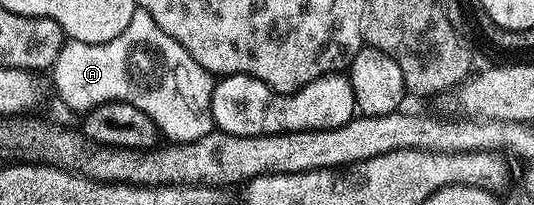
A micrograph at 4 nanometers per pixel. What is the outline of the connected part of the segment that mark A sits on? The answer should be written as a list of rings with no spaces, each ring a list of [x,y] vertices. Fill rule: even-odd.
[[[73,40],[63,41],[60,48],[60,56],[56,56],[52,67],[54,84],[62,93],[62,98],[70,110],[85,112],[105,102],[123,102],[133,104],[140,108],[140,112],[148,112],[152,120],[156,120],[158,131],[163,139],[171,143],[191,142],[200,140],[200,136],[208,136],[215,129],[214,117],[212,116],[212,92],[216,81],[215,75],[204,76],[200,72],[200,64],[192,64],[190,80],[196,78],[196,82],[184,84],[182,98],[178,98],[178,108],[164,108],[164,102],[156,102],[156,96],[140,96],[140,88],[146,90],[146,60],[132,60],[132,54],[128,52],[128,58],[124,56],[124,44],[120,40],[108,40],[104,44],[84,44]],[[128,88],[138,90],[136,94],[130,94]]]

